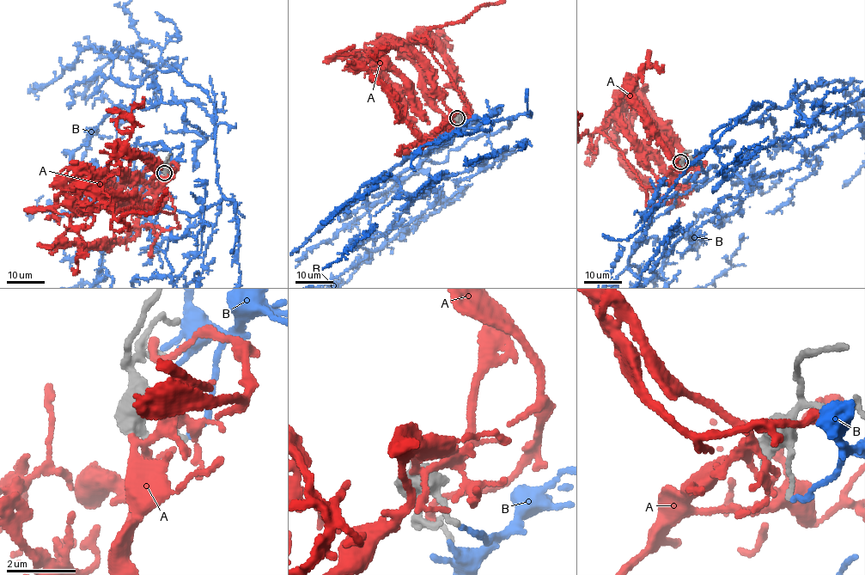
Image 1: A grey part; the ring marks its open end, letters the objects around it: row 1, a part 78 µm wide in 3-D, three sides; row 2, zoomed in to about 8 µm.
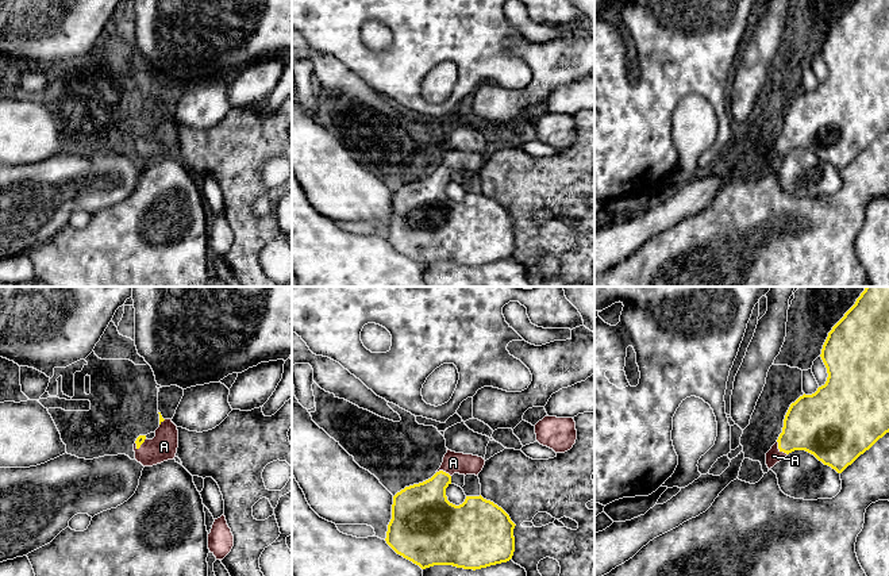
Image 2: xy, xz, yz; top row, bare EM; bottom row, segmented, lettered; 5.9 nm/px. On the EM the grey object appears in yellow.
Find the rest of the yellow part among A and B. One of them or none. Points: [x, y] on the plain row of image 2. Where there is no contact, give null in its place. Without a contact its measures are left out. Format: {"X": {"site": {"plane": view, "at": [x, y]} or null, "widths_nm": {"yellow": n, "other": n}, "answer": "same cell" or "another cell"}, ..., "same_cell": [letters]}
{"A": {"site": {"plane": "yz", "at": [780, 146]}, "widths_nm": {"yellow": 340, "other": 90}, "answer": "same cell"}, "B": {"site": null, "answer": "another cell"}, "same_cell": ["A"]}

